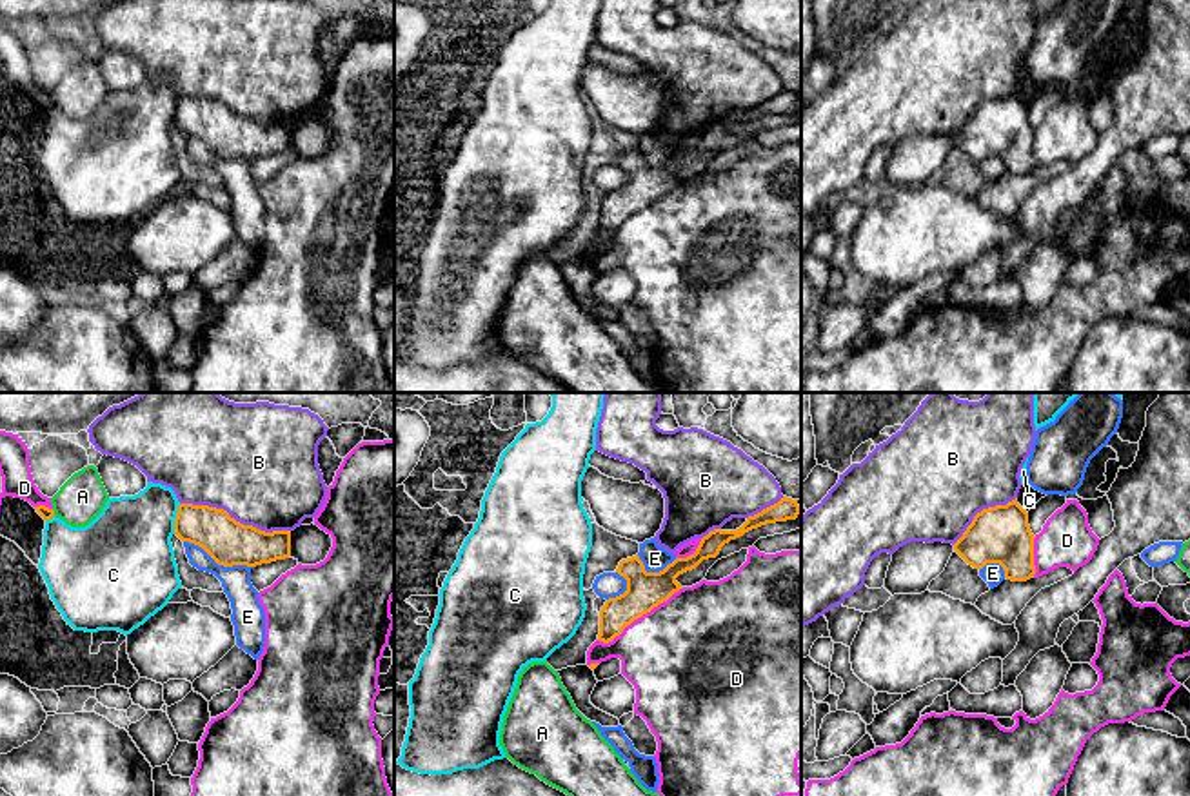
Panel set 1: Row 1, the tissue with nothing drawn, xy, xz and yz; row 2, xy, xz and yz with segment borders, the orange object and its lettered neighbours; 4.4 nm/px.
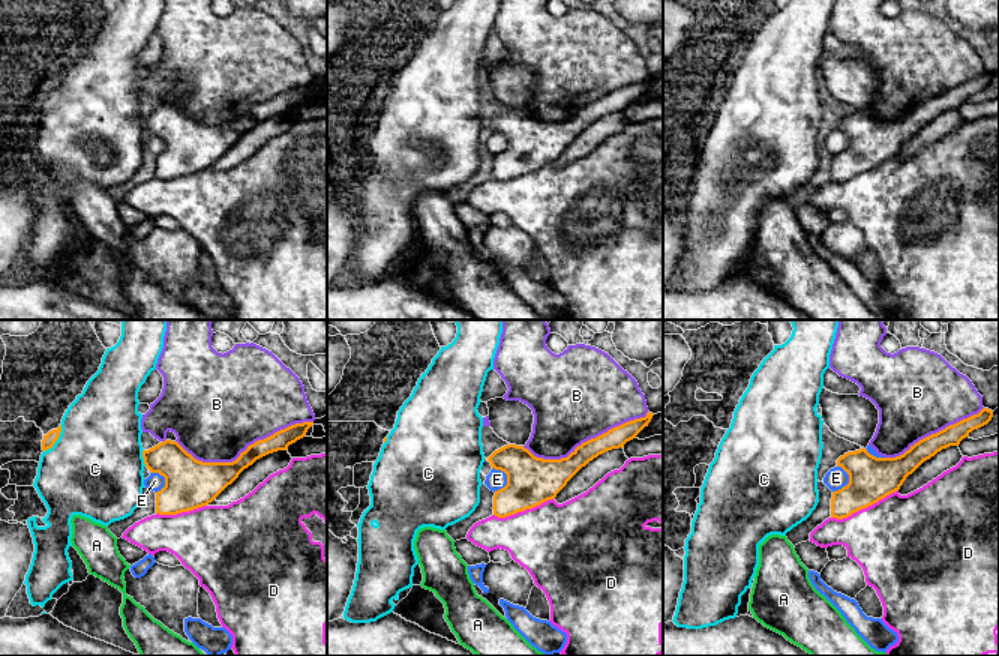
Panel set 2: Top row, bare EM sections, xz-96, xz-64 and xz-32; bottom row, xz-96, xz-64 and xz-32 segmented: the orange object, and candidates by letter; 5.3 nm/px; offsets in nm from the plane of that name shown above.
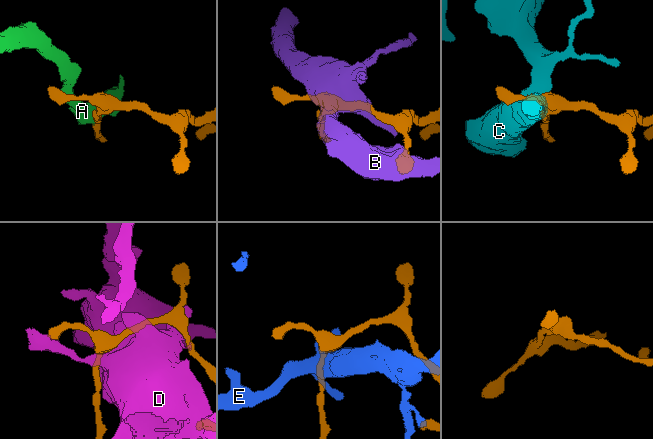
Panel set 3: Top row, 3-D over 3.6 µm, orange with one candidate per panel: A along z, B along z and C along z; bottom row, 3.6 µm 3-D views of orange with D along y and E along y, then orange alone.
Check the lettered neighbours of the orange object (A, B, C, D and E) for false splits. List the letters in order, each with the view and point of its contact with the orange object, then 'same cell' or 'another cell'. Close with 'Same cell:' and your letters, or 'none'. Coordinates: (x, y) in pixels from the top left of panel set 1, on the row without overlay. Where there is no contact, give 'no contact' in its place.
A: xy (53, 106) | another cell
B: xy (233, 111) | another cell
C: xy (175, 111) | another cell
D: xz (640, 209) | another cell
E: xy (218, 157) | same cell
Same cell: E

